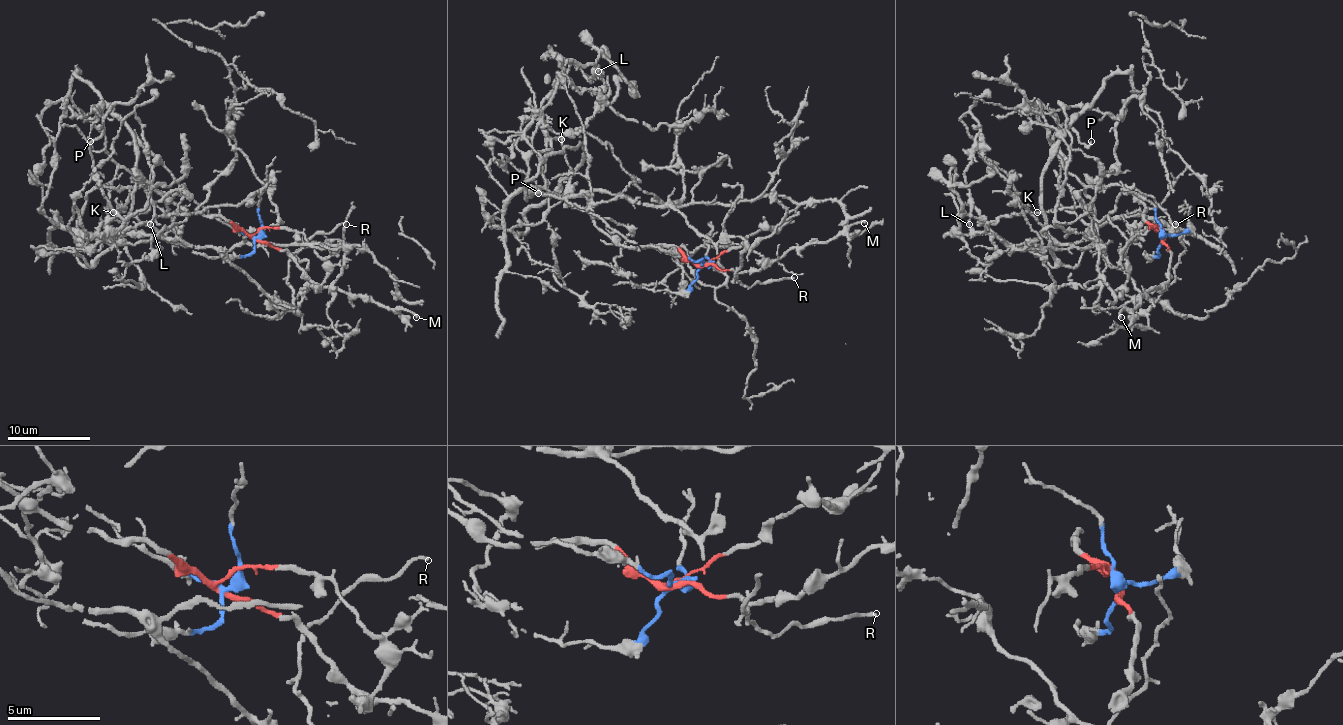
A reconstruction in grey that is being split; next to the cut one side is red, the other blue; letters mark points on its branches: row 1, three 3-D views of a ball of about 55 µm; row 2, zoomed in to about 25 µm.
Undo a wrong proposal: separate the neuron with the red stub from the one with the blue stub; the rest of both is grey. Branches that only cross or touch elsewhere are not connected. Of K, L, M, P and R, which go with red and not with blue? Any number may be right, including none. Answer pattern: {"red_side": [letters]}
{"red_side": ["M"]}

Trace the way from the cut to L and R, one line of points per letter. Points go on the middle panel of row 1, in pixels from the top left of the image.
L: (703, 265), (627, 242), (598, 217), (525, 184), (521, 124), (571, 64), (590, 80), (598, 70)
R: (703, 265), (627, 242), (546, 194), (608, 190), (670, 205), (714, 242), (743, 240), (738, 281), (794, 277)

